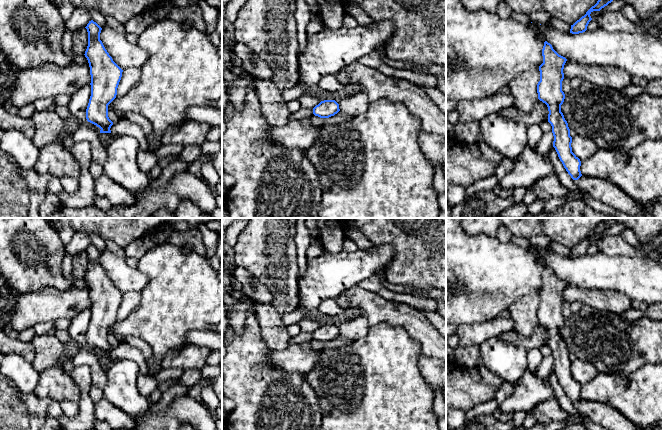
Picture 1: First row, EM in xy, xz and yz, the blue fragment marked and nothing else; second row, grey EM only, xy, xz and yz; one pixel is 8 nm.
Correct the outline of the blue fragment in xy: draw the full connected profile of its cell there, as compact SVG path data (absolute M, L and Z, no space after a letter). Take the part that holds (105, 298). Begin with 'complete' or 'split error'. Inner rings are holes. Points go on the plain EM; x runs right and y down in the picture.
complete | M93 244L85 252L88 256L88 270L84 279L91 299L91 320L86 343L99 351L100 357L111 357L113 346L108 341L108 329L116 322L123 294L113 285L100 264L102 252Z

